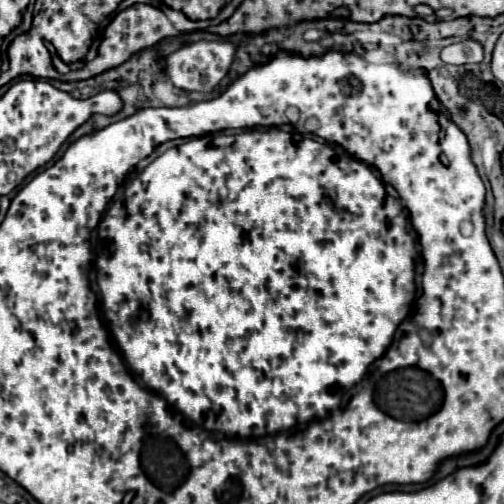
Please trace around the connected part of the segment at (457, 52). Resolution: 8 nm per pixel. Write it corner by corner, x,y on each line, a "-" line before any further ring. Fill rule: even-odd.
475,40
457,42
451,46
445,46
441,50
441,60
447,64
469,64
469,62
481,62
483,60
483,48

